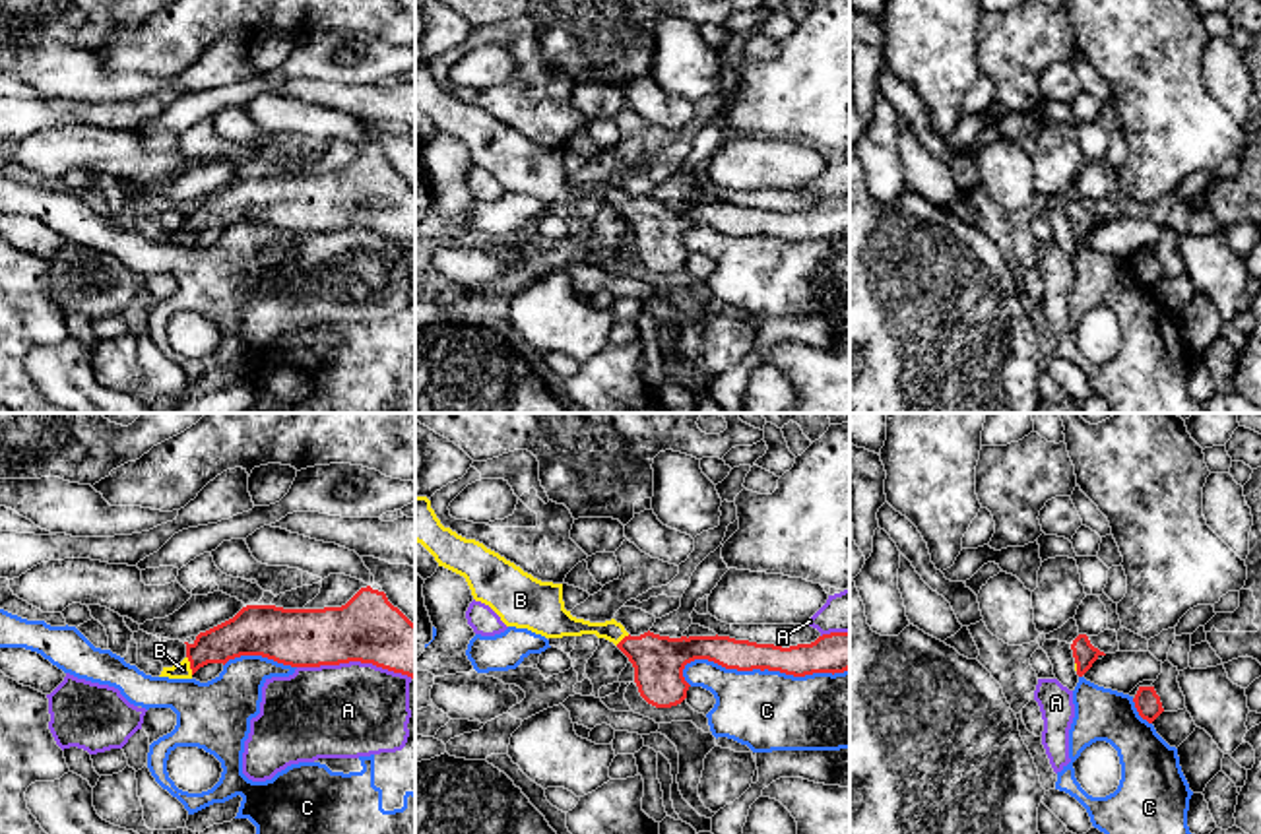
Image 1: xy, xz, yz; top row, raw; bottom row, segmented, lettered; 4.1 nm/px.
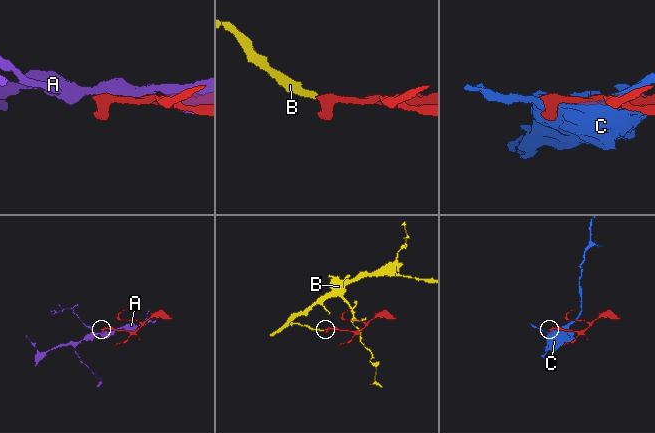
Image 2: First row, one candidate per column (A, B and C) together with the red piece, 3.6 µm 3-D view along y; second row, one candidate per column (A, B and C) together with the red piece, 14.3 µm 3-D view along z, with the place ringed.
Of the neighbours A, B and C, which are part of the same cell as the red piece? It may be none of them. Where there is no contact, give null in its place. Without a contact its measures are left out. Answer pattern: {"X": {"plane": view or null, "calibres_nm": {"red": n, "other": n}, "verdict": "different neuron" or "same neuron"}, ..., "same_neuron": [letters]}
{"A": {"plane": "xy", "calibres_nm": {"red": 280, "other": 400}, "verdict": "different neuron"}, "B": {"plane": "xy", "calibres_nm": {"red": 160, "other": 70}, "verdict": "same neuron"}, "C": {"plane": "xz", "calibres_nm": {"red": 140, "other": 340}, "verdict": "different neuron"}, "same_neuron": ["B"]}

